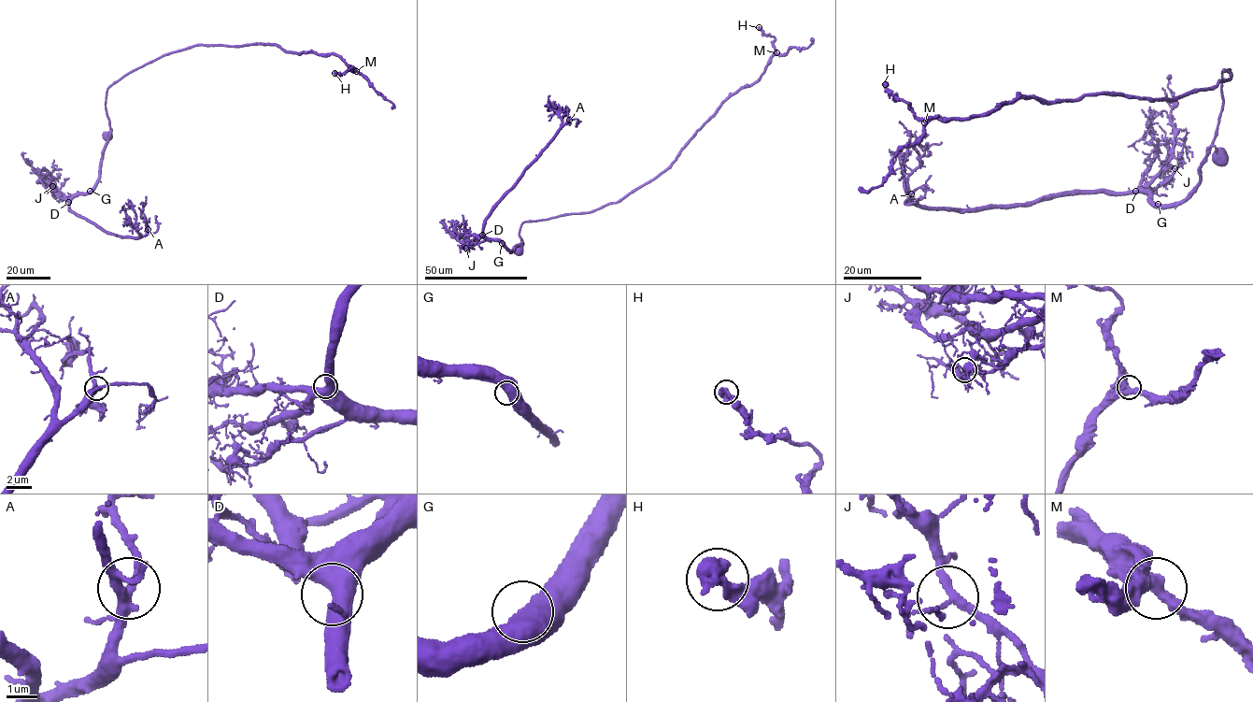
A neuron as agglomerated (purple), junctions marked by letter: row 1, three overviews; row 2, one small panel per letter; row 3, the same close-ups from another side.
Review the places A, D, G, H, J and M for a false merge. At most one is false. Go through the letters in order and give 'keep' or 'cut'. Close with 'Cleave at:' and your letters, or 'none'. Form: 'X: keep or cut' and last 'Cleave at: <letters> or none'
A: keep
D: keep
G: keep
H: keep
J: keep
M: keep
Cleave at: none

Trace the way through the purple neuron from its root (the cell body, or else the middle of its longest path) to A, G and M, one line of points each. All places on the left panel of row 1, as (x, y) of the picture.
A: (108, 136), (111, 129), (100, 177), (92, 190), (73, 197), (69, 209), (121, 237), (141, 236), (148, 229)
G: (108, 136), (104, 150), (100, 177), (91, 191)
M: (108, 136), (106, 89), (148, 64), (192, 46), (273, 45), (292, 53), (334, 53), (356, 71)

